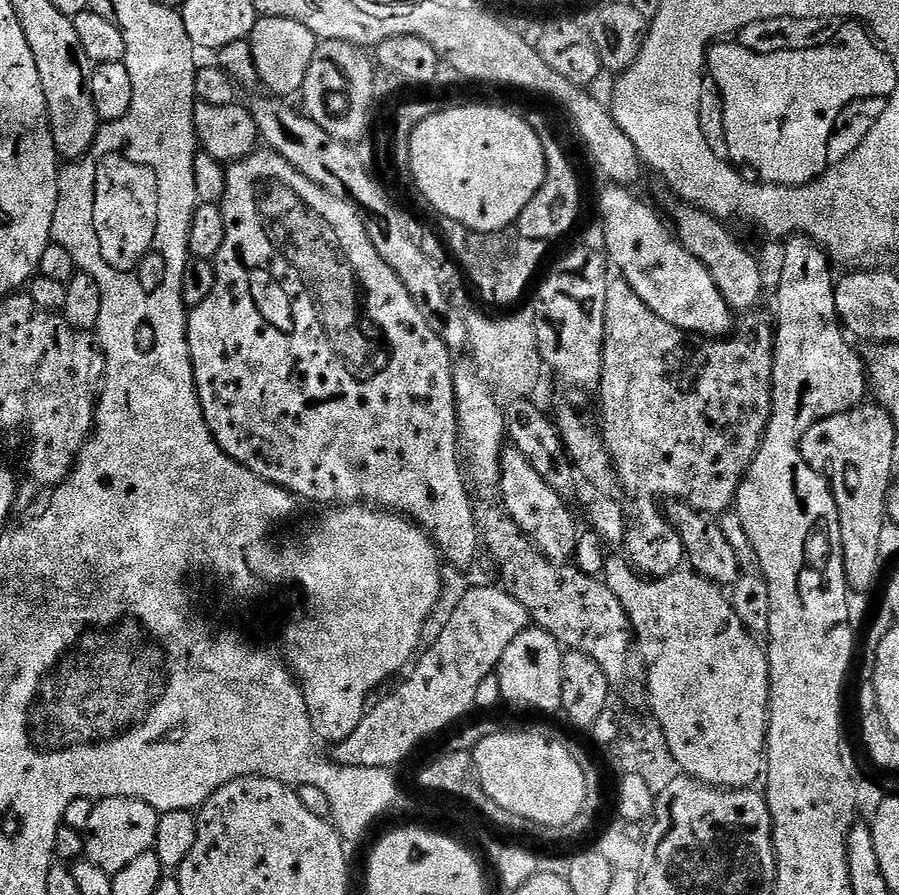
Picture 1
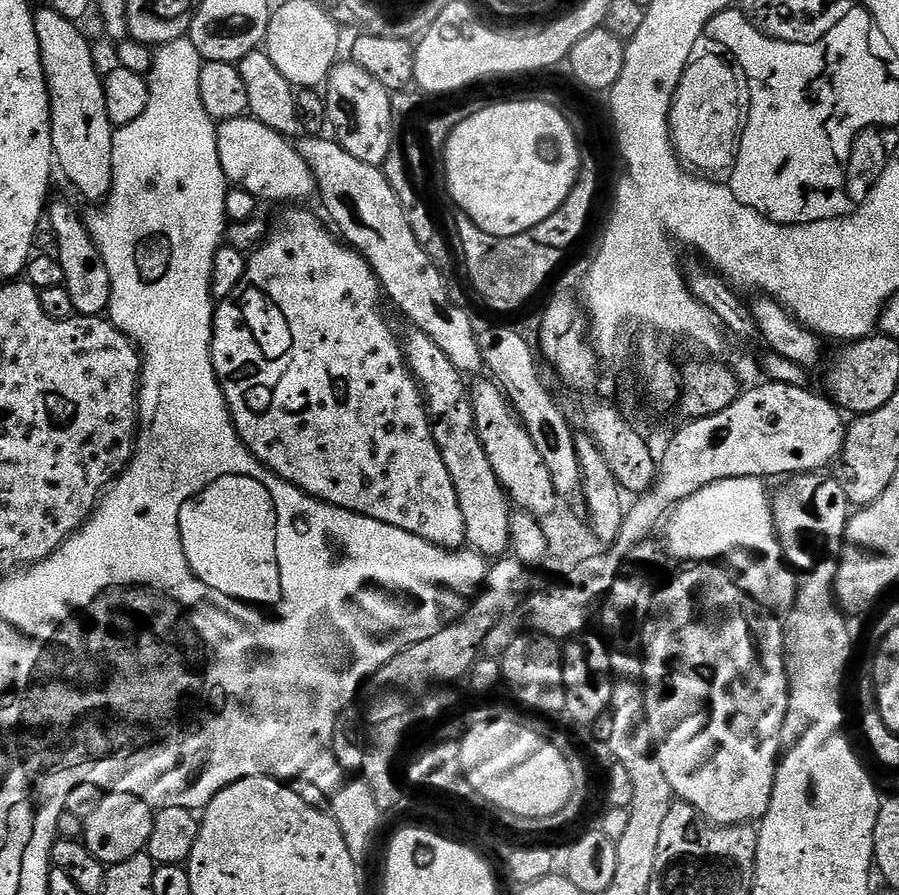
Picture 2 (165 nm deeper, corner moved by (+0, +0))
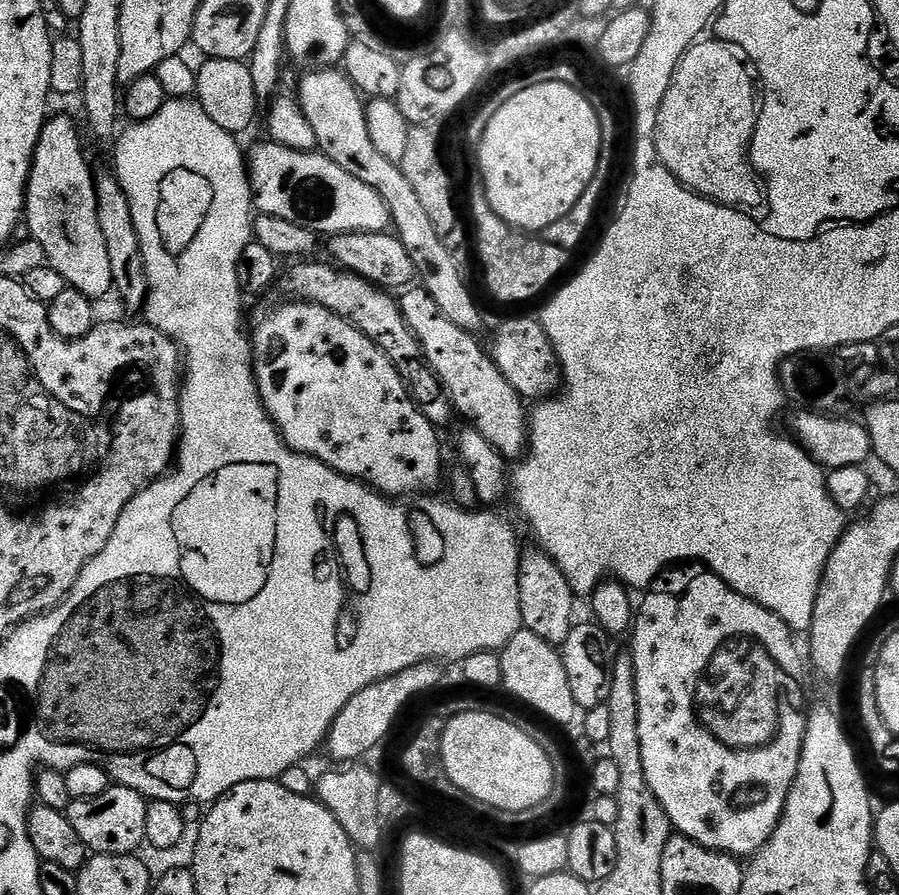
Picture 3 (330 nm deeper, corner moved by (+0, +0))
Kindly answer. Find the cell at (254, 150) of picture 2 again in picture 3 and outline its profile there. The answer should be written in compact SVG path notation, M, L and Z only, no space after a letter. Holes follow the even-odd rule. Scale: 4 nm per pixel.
M265 142L254 145L252 152L250 148L246 163L257 213L286 219L324 238L347 232L382 232L389 227L388 206L379 194L320 150L303 152Z

